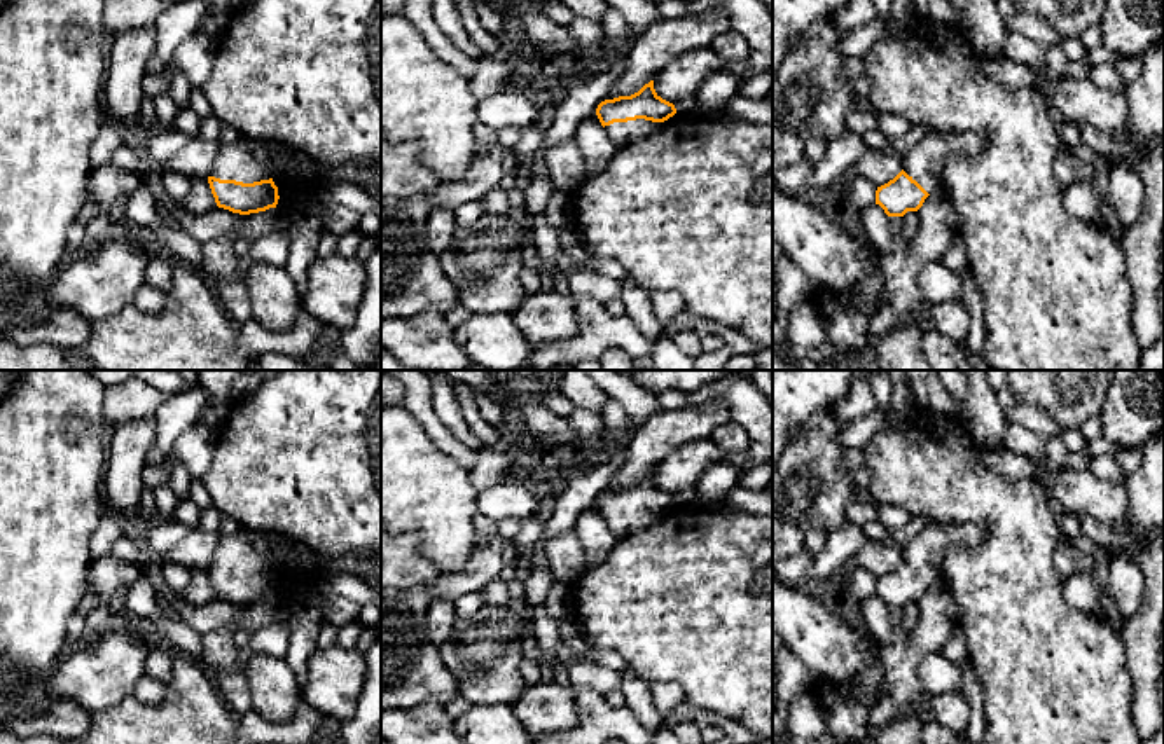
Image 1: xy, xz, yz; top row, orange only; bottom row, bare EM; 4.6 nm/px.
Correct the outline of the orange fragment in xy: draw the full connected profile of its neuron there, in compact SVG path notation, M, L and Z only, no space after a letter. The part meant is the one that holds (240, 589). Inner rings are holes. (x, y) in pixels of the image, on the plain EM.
M243 529L220 534L208 575L217 597L239 606L276 599L280 590L269 561L253 548Z

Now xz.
M654 472L631 487L605 491L596 499L601 517L617 540L654 526L675 505L675 496L655 484Z

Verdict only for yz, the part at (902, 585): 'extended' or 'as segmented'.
extended

